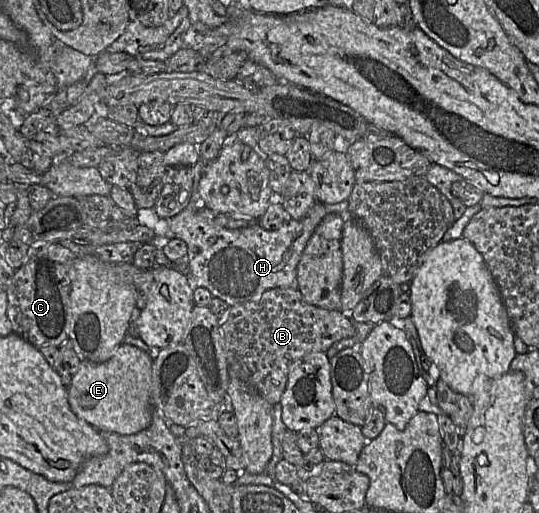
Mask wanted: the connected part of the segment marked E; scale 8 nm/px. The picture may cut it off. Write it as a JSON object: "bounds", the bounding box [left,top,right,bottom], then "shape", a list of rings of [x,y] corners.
{"bounds":[67,343,153,435],"shape":[[[125,343],[120,344],[106,362],[81,360],[77,373],[67,387],[72,412],[99,431],[131,435],[146,429],[152,419],[153,361],[149,353]]]}

